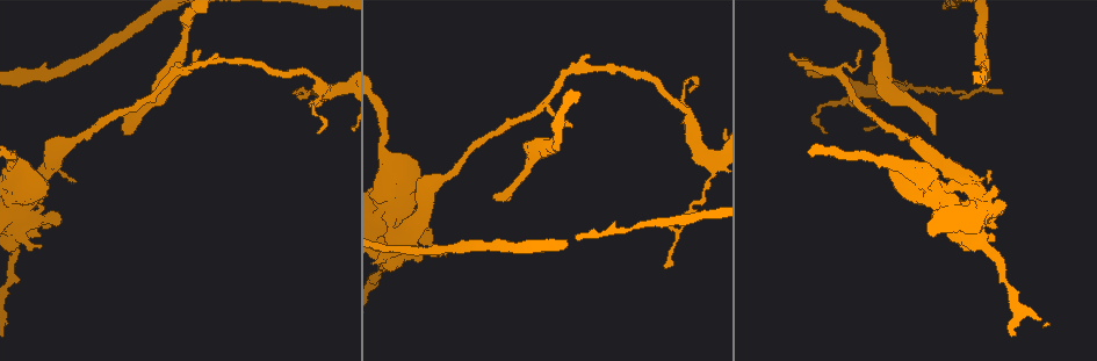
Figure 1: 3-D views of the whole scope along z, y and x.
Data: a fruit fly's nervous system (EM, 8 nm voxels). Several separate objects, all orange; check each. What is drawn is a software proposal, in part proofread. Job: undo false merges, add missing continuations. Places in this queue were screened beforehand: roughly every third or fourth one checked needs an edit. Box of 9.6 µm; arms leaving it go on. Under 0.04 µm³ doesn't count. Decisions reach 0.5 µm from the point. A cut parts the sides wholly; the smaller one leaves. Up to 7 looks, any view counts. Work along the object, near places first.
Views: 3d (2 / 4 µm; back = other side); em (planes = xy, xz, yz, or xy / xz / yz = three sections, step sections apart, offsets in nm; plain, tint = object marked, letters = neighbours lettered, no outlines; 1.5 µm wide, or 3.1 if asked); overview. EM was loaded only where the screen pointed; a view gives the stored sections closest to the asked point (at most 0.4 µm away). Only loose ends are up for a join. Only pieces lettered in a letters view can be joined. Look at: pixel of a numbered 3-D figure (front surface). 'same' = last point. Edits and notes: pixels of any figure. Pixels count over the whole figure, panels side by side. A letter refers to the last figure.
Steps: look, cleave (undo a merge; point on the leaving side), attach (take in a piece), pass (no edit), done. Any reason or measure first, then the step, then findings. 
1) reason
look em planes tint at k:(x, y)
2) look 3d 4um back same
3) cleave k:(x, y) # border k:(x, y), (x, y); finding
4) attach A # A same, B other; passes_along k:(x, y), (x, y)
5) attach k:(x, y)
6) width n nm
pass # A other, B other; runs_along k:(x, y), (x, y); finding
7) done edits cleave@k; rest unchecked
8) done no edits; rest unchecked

thick end
look 3d 4um at 1:(29, 165)

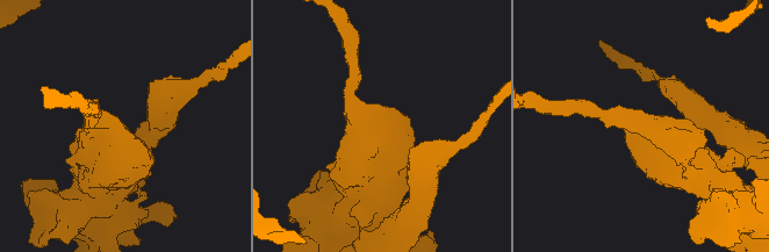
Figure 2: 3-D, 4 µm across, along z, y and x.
look em planes letters at 2:(382, 106)

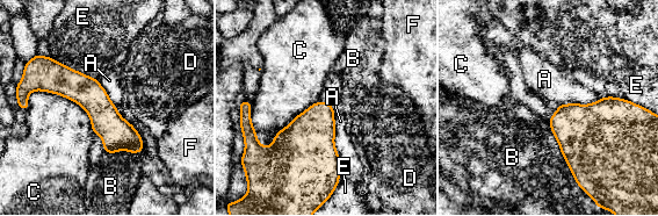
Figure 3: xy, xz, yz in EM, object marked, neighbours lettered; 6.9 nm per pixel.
pass # A other, B other, C other, D other, E other, F other; border 3:(96, 79), (115, 105); no lettered piece goes on from it

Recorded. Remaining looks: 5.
stops while still wide
look em planes letters at 1:(41, 210)

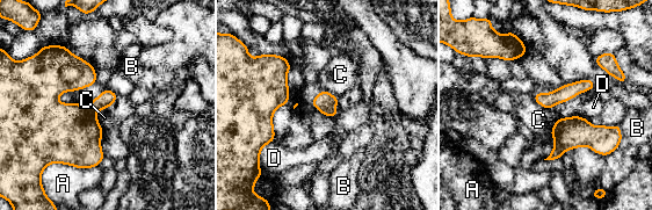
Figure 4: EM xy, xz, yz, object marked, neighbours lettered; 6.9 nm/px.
cleave 4:(103, 101) # A other, B other, C other, D other; a second neuron is stuck on

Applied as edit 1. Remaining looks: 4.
done edits cleave@4; rest unchecked

